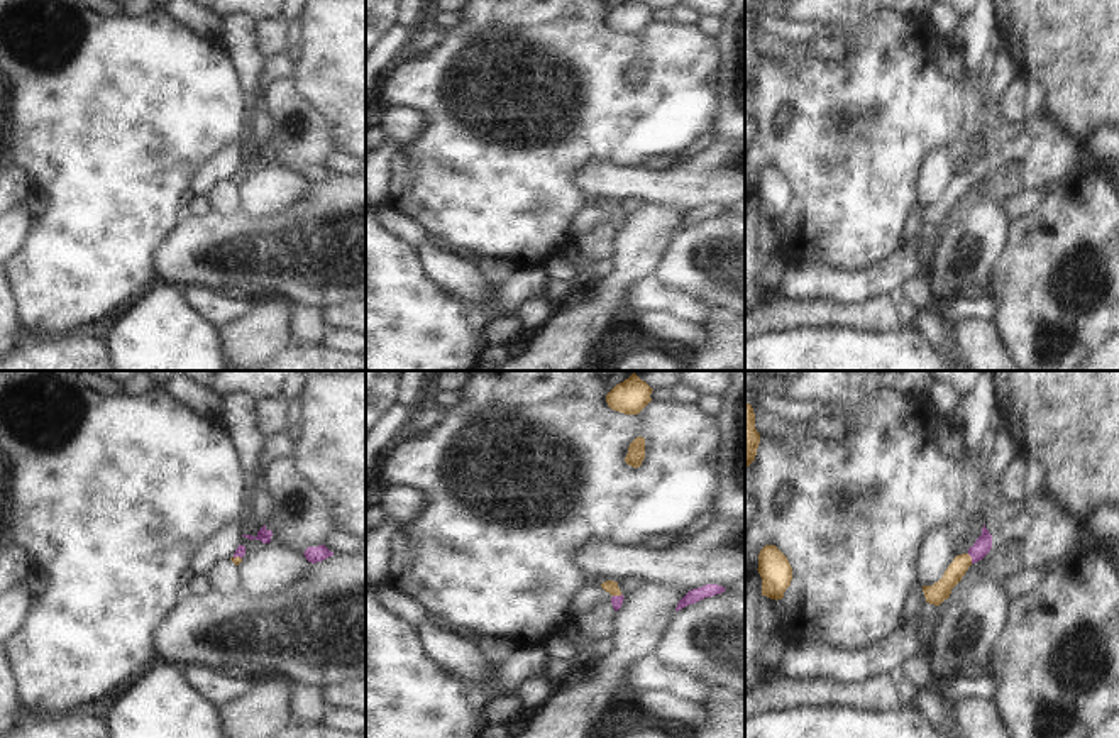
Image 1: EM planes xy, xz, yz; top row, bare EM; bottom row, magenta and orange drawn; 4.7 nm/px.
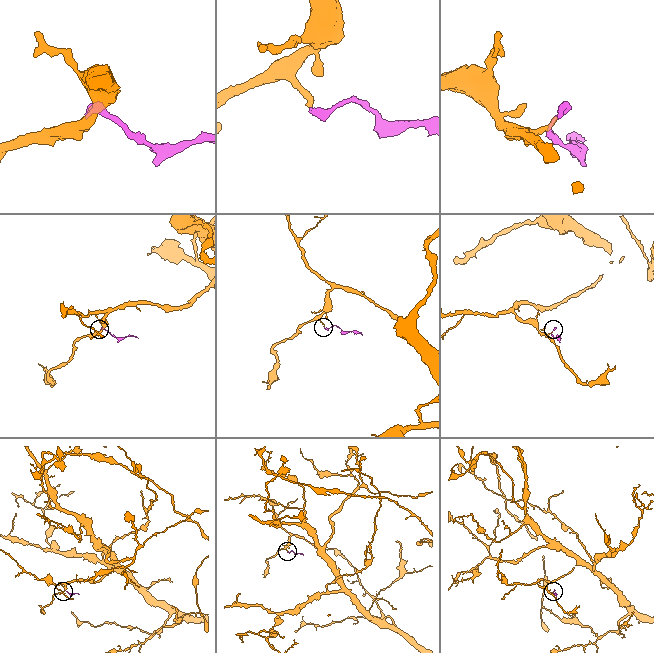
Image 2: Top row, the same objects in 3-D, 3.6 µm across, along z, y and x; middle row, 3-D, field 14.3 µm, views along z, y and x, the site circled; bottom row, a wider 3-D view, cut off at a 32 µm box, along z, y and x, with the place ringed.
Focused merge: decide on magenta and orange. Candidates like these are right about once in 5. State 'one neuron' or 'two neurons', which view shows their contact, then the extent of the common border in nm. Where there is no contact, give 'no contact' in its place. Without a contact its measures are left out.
one neuron | yz | 50 nm

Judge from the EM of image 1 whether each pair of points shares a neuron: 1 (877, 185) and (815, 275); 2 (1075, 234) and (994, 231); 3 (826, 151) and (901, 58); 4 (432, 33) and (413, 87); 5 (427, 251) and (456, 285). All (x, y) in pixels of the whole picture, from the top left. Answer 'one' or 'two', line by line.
1: two
2: two
3: one
4: two
5: one

